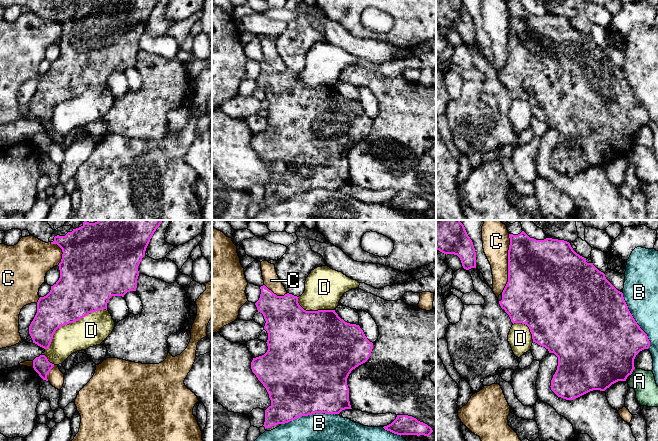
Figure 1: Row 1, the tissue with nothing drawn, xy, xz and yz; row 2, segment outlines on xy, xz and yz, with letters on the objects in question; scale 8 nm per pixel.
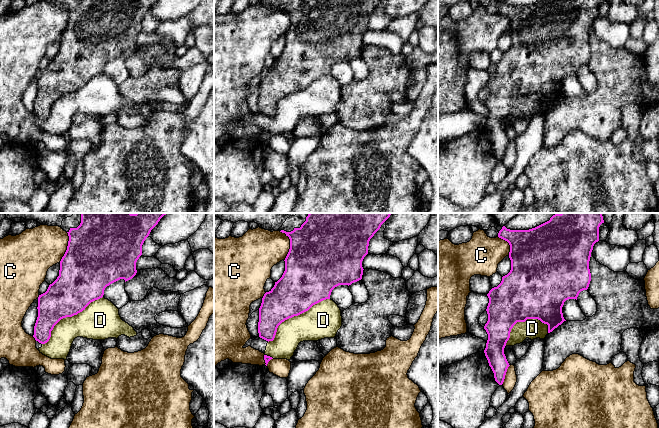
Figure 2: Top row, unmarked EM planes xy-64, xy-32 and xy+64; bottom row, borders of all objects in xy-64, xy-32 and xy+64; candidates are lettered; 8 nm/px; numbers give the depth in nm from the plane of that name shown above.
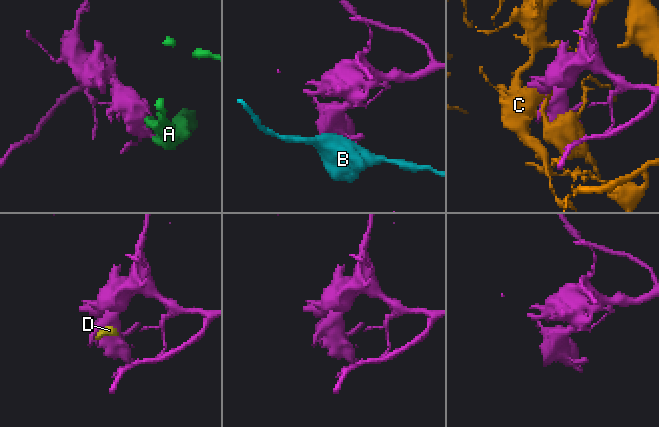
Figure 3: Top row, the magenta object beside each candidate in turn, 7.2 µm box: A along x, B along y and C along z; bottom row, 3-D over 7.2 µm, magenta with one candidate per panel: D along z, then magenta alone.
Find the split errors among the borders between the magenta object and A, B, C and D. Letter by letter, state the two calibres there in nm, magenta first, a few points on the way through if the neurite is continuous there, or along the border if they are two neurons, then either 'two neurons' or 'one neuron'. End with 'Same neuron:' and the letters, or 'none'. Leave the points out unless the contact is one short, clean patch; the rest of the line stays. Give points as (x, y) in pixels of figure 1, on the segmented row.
A: calibres 460 and 190 nm; two neurons
B: calibres 500 and 220 nm; two neurons
C: calibres 500 and 220 nm; two neurons
D: calibres 380 and 260 nm; two neurons
Same neuron: none

